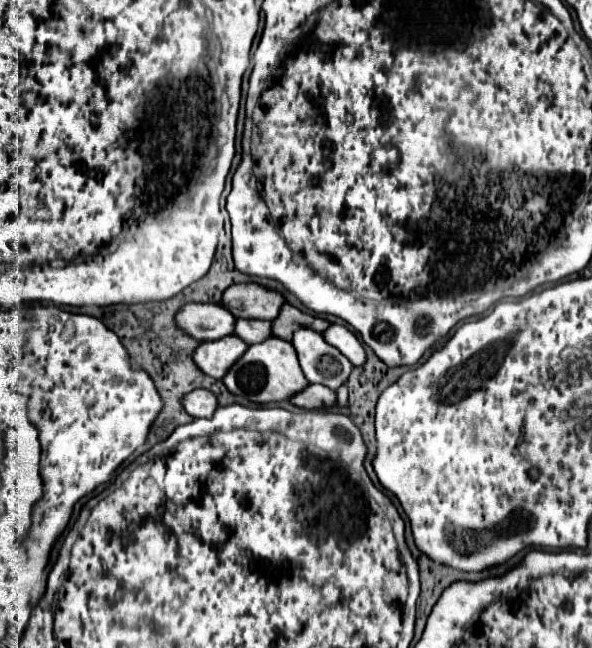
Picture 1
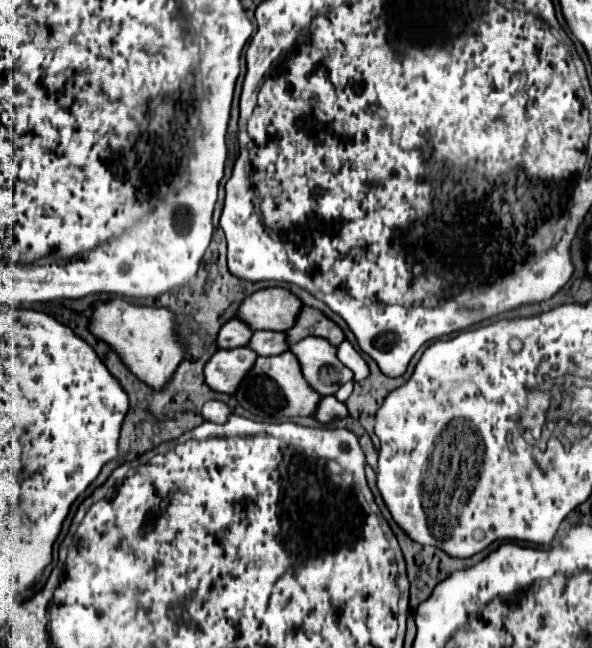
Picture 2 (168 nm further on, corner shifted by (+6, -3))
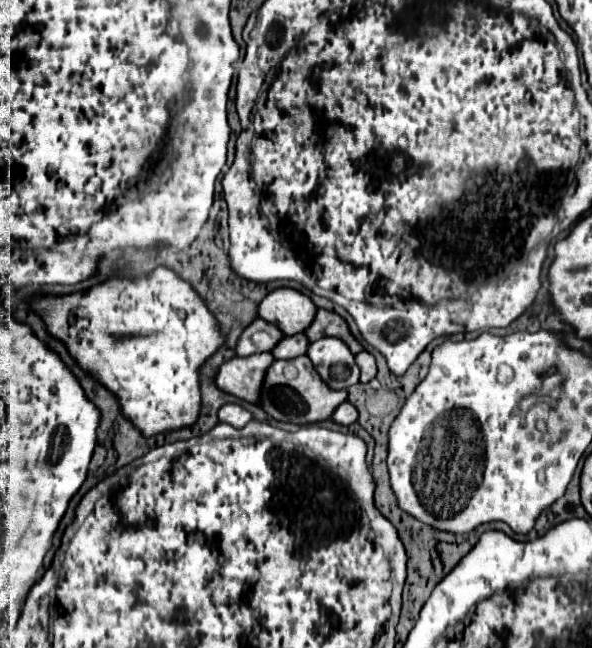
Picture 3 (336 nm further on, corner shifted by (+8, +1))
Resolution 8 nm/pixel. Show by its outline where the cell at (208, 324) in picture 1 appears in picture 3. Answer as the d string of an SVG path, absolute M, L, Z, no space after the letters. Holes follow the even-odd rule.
M255 318L239 336L235 354L249 356L249 354L257 354L257 352L269 352L269 348L273 348L273 344L277 344L277 340L281 340L279 328L273 328L273 324L267 324L265 320Z

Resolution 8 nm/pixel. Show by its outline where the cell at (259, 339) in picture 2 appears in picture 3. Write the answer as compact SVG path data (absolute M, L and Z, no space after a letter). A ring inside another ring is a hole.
M295 334L295 336L283 336L277 344L275 344L275 348L271 350L271 354L275 356L275 358L293 358L293 356L301 356L301 354L305 354L305 348L307 348L307 338L305 338L305 334Z

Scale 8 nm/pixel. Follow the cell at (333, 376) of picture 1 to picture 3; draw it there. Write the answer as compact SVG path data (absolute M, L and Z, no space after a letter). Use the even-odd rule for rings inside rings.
M321 338L307 346L307 356L323 382L333 390L347 390L359 382L359 368L353 354L337 338Z

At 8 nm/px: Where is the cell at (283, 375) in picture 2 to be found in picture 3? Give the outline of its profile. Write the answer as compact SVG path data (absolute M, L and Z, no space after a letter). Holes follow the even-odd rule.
M297 356L293 360L275 360L263 380L263 388L259 394L259 406L271 418L279 422L293 422L293 424L313 424L327 420L333 414L337 404L345 402L345 390L331 390L327 384L315 374L313 364L309 364L307 356Z

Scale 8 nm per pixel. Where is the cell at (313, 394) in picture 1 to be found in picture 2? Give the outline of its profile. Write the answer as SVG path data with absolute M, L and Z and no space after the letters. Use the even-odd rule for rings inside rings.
M323 396L321 404L317 408L315 420L319 420L321 424L329 424L335 418L345 418L345 416L349 416L349 412L343 402L339 402L335 396Z

